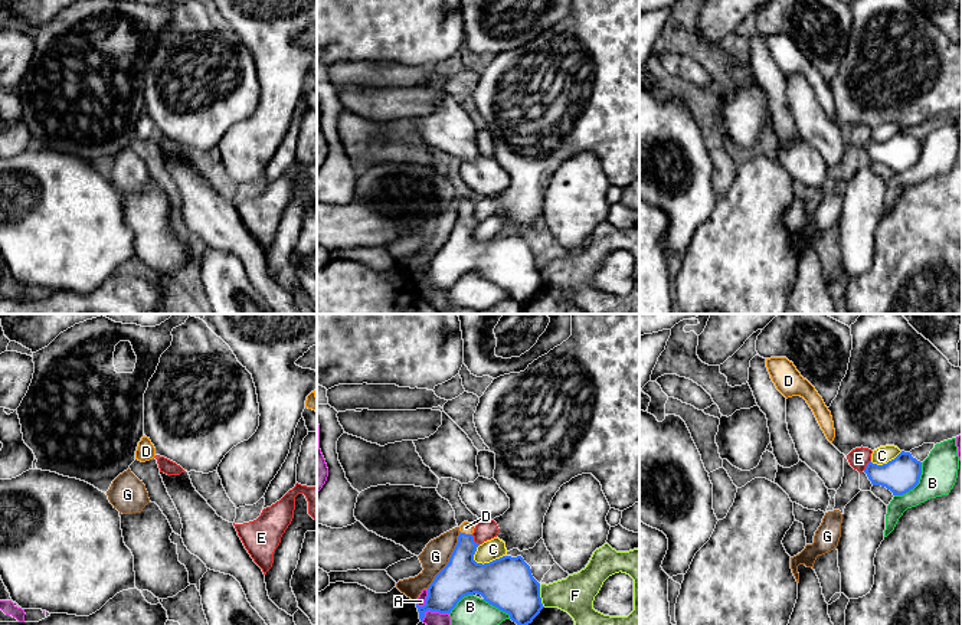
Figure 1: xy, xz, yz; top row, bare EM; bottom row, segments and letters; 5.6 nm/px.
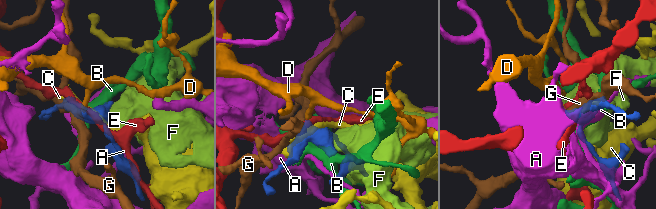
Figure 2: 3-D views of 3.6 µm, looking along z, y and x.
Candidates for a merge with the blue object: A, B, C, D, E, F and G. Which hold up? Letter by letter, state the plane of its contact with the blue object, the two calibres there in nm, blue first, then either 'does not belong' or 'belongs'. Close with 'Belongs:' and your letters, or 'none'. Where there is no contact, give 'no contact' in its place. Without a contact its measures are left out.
A: xz | 220/110 nm | does not belong
B: yz | 200/200 nm | does not belong
C: xz | 300/120 nm | does not belong
D: xz | 220/70 nm | belongs
E: xz | 220/110 nm | does not belong
F: xz | 300/220 nm | does not belong
G: xz | 220/160 nm | does not belong
Belongs: D

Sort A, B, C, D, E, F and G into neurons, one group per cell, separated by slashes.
A / B / C / D / E / F / G

